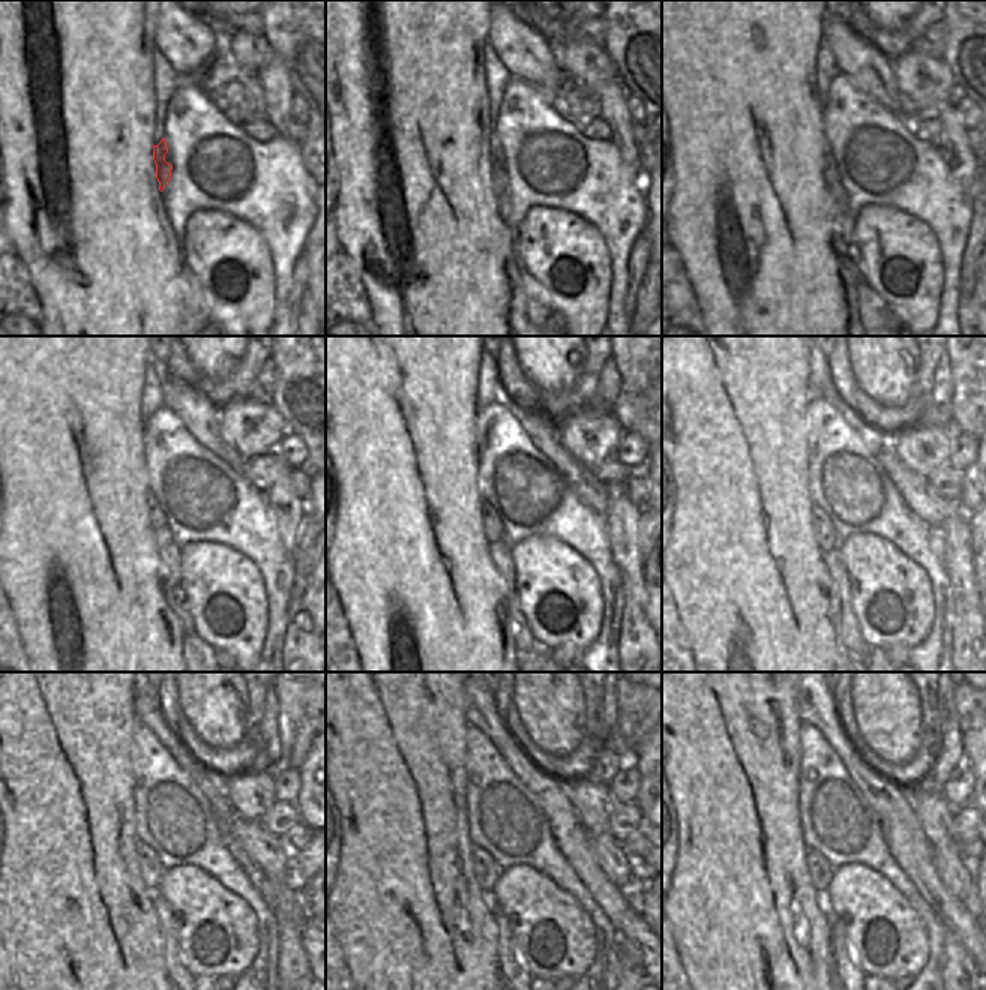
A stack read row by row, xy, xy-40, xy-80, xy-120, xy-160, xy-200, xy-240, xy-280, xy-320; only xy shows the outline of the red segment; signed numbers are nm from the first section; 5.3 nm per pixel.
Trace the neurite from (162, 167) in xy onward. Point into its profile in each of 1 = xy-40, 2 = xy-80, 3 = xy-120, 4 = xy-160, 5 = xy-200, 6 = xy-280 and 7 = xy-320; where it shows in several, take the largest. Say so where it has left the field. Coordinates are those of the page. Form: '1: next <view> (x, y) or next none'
1: next xy-40 (500, 186)
2: next xy-80 (830, 174)
3: next xy-120 (155, 515)
4: next xy-160 (492, 530)
5: next xy-200 (824, 533)
6: next xy-280 (485, 869)
7: next xy-320 (820, 872)

